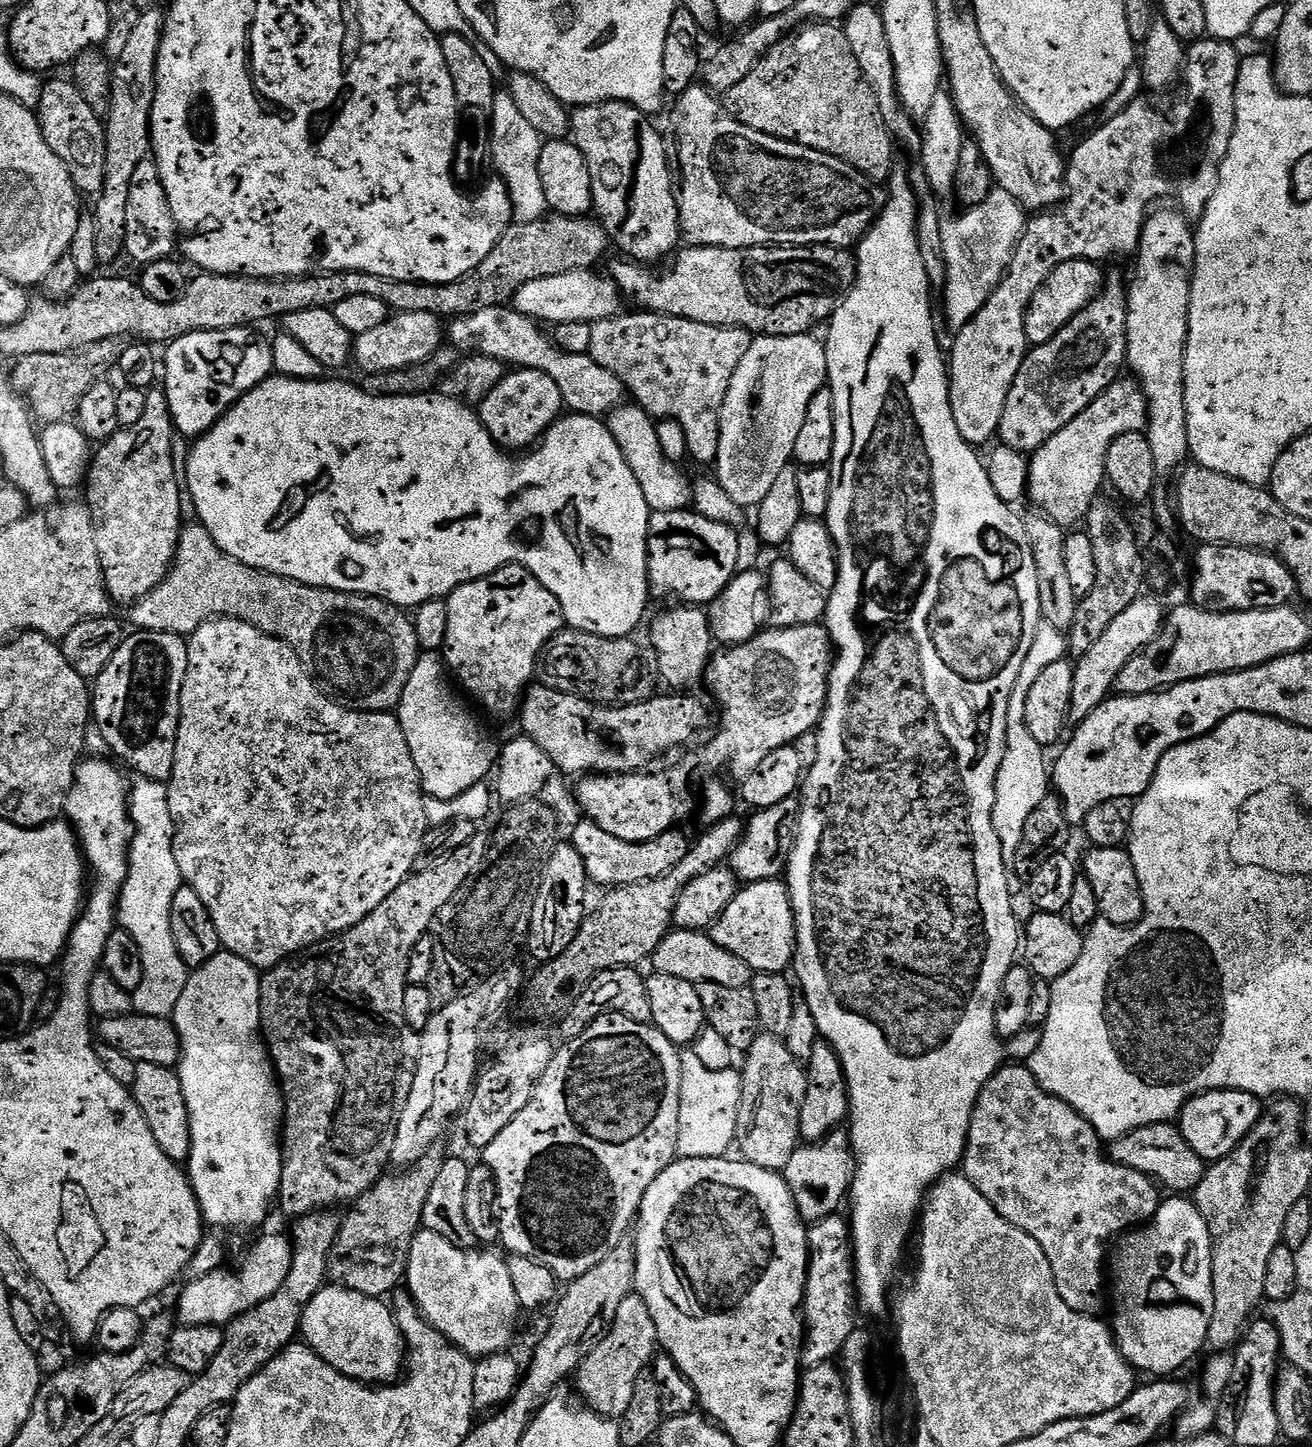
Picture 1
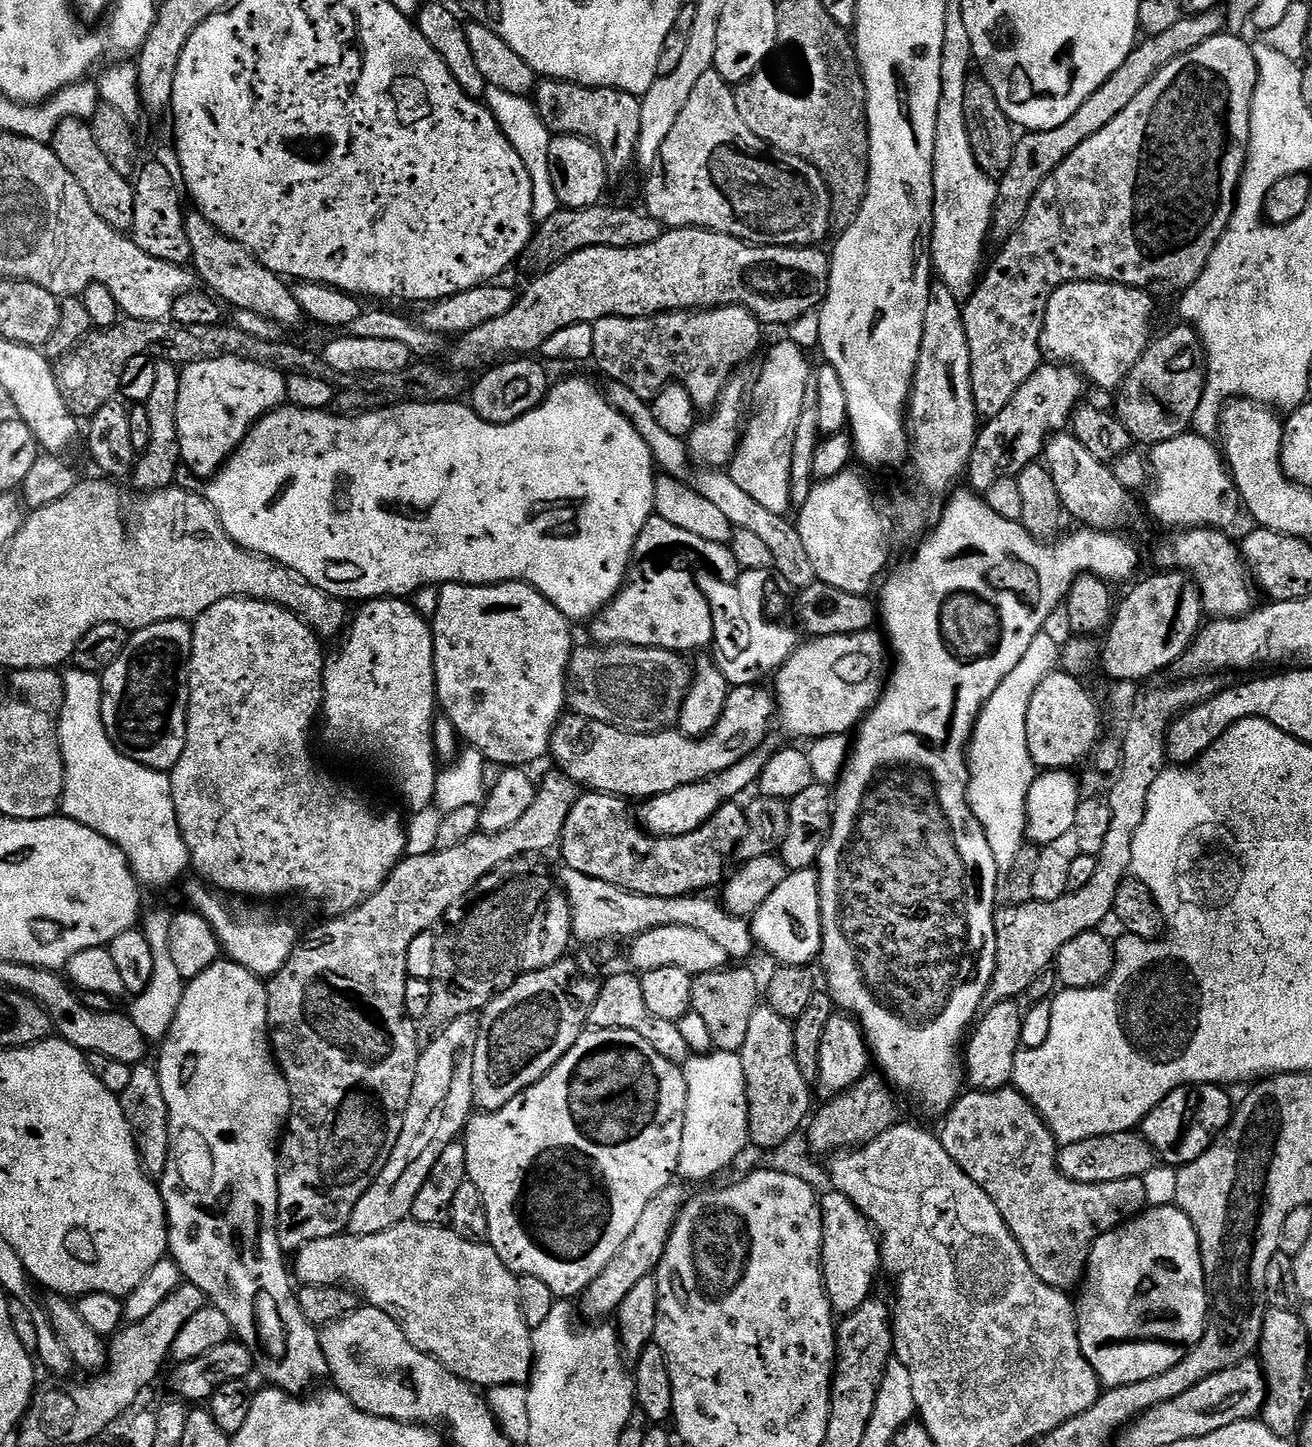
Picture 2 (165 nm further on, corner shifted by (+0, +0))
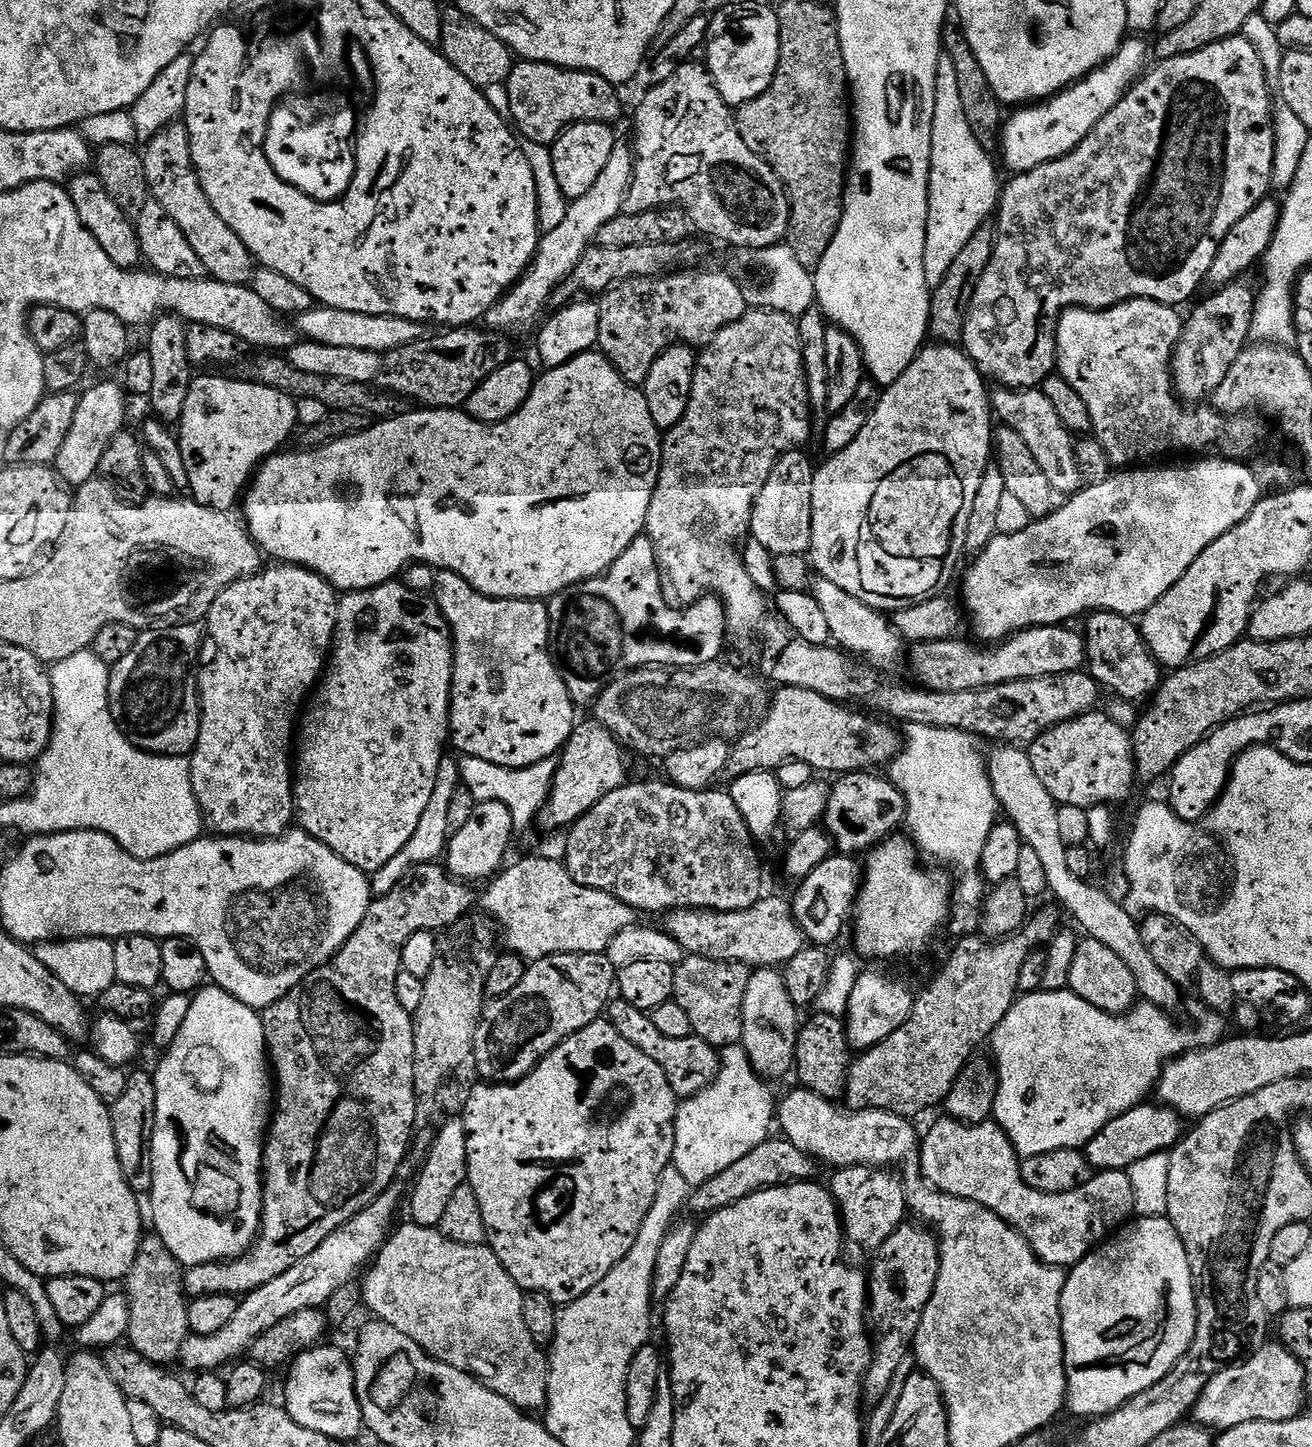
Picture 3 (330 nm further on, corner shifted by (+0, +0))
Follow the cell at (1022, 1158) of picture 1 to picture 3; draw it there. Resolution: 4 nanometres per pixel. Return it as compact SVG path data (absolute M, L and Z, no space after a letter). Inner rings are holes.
M943 1119L933 1122L932 1129L925 1136L923 1133L919 1145L920 1172L924 1179L939 1192L980 1204L986 1210L998 1214L998 1218L1005 1220L1013 1230L1022 1234L1022 1238L1026 1238L1032 1253L1051 1268L1075 1268L1113 1229L1123 1225L1135 1213L1134 1186L1130 1186L1127 1171L1096 1172L1092 1180L1078 1190L1066 1194L1042 1194L1038 1190L1030 1190L1030 1186L1022 1182L1022 1158L995 1119L987 1120L985 1124L963 1124L961 1120Z

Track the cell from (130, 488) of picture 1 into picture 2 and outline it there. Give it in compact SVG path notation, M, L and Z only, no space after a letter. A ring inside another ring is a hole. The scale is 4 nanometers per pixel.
M157 360L155 369L154 390L151 391L146 407L150 414L150 442L146 450L139 453L136 467L132 470L130 484L137 488L137 493L147 494L149 492L159 492L162 488L173 487L177 479L177 472L181 468L180 443L178 442L178 386L180 385L181 369L175 364L165 360Z

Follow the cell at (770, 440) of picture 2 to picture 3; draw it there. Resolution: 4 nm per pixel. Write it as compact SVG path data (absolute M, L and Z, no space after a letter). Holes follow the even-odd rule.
M803 451L788 452L770 470L770 478L766 478L766 486L762 486L762 494L754 502L752 511L752 527L750 529L751 539L762 542L766 550L770 550L773 558L786 556L788 554L805 555L812 546L812 495L814 494L814 464L804 457Z

